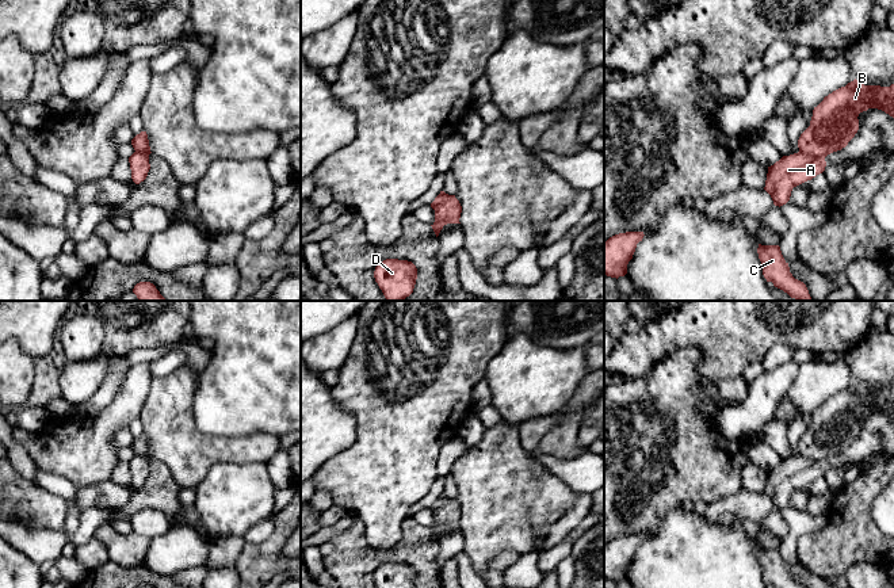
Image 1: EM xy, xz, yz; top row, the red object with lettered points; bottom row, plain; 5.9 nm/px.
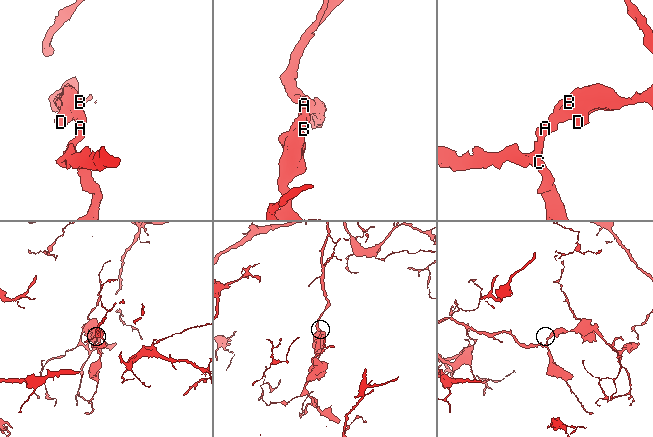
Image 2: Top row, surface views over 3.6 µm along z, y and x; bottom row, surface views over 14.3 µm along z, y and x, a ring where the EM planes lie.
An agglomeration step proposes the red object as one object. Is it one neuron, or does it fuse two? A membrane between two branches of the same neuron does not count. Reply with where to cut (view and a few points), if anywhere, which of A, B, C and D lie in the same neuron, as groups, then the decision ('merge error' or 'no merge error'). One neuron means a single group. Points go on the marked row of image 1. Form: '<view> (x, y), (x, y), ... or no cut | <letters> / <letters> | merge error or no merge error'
yz (799, 151), (824, 157) | A C / B D | merge error

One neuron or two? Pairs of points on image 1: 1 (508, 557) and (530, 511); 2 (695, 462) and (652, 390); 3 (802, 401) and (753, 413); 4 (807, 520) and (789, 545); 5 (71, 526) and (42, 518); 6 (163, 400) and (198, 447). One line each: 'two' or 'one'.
1: two
2: one
3: two
4: one
5: two
6: one

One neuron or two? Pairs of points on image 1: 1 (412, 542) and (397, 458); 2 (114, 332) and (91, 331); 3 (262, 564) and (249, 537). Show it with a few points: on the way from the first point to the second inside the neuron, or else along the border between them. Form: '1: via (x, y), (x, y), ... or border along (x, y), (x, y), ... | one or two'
1: border along (408, 516), (402, 523), (402, 535), (393, 545) | two
2: border along (90, 314), (99, 319), (103, 325), (103, 352) | two
3: border along (274, 519), (274, 531), (264, 541), (245, 543) | two

